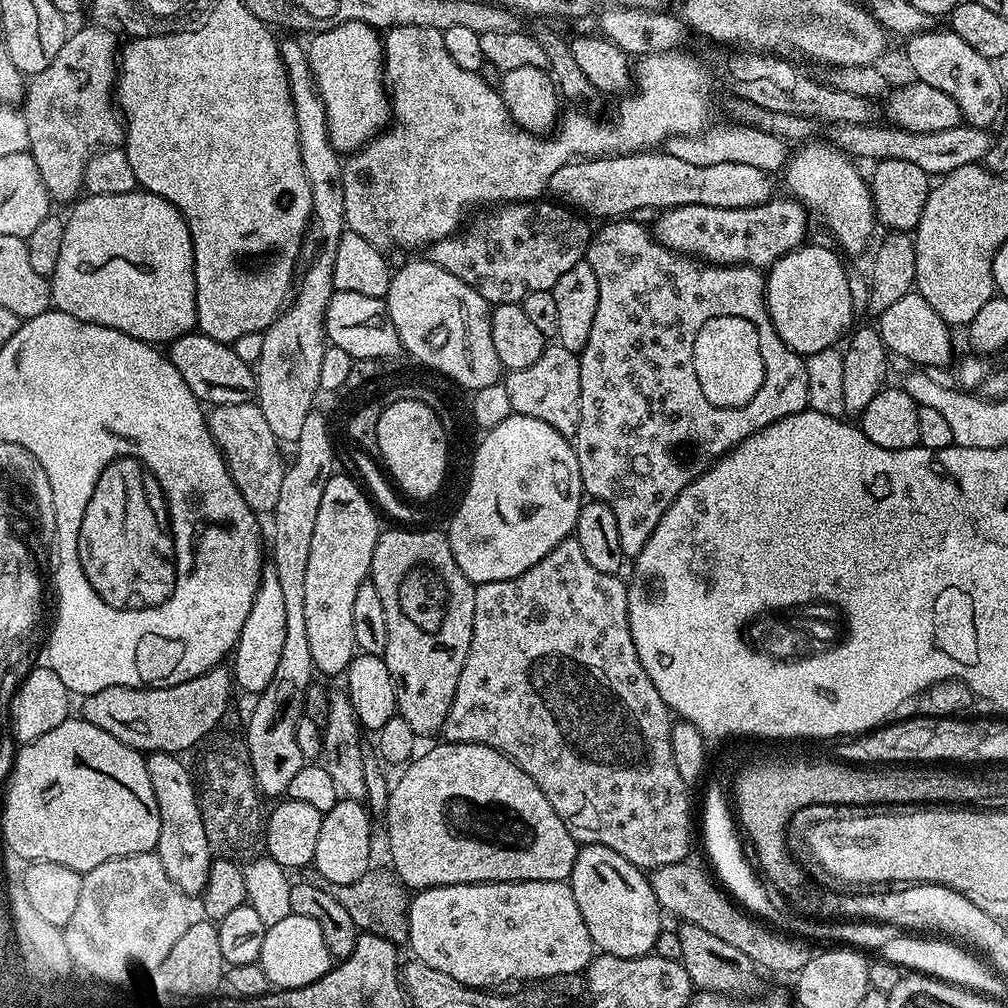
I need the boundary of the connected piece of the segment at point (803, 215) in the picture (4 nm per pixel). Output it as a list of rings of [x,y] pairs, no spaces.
[[[770,198],[765,204],[745,208],[687,204],[665,208],[654,227],[656,241],[671,252],[710,264],[748,264],[767,270],[778,258],[805,243],[810,213],[798,200]]]

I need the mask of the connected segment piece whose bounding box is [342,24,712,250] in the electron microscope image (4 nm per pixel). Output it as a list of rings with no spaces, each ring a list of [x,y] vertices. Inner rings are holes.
[[[397,24],[387,29],[383,37],[384,45],[384,83],[390,93],[390,123],[379,134],[372,137],[367,144],[356,149],[343,161],[344,173],[342,174],[342,206],[344,207],[344,222],[347,231],[354,234],[362,234],[366,242],[370,242],[381,250],[388,248],[420,248],[427,249],[428,245],[438,242],[442,238],[453,235],[461,227],[460,215],[467,208],[475,204],[488,204],[484,206],[499,206],[501,204],[519,204],[521,202],[535,202],[548,192],[548,183],[554,174],[562,166],[572,163],[577,158],[591,158],[593,156],[619,156],[630,152],[647,152],[656,150],[663,145],[664,140],[672,135],[692,136],[709,127],[708,111],[712,108],[712,100],[708,97],[708,91],[712,88],[712,80],[708,72],[692,56],[687,56],[681,50],[670,52],[649,52],[637,59],[634,64],[634,87],[623,97],[624,100],[616,108],[616,117],[613,120],[595,120],[584,112],[565,111],[559,117],[558,123],[551,134],[537,134],[526,132],[519,128],[506,106],[504,97],[497,89],[491,88],[482,80],[478,72],[462,70],[450,59],[446,51],[444,33],[427,28],[426,26],[406,26]]]

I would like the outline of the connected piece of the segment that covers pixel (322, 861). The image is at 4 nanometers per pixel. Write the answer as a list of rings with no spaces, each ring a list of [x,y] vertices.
[[[337,799],[336,805],[322,815],[322,831],[318,833],[318,846],[314,849],[312,864],[328,884],[349,884],[370,871],[372,860],[372,820],[361,801]]]

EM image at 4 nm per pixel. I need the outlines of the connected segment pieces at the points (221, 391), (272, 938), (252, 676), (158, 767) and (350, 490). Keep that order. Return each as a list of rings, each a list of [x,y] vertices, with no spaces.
[[[193,330],[167,345],[166,355],[174,370],[186,378],[186,386],[190,386],[201,404],[251,404],[256,398],[256,374],[253,365],[249,361],[247,364],[236,350],[231,344],[223,344]]]
[[[290,915],[274,926],[264,929],[262,938],[262,954],[258,961],[260,969],[266,974],[269,985],[273,989],[297,988],[306,986],[322,974],[332,969],[334,957],[326,950],[326,938],[322,938],[322,929],[314,918],[302,918]]]
[[[271,566],[265,567],[260,573],[260,585],[256,590],[256,597],[250,606],[250,612],[246,614],[246,622],[242,625],[242,634],[238,638],[234,655],[231,657],[230,671],[234,677],[234,684],[237,689],[251,694],[259,694],[270,686],[270,678],[274,678],[274,669],[278,667],[278,658],[282,658],[282,646],[286,638],[286,610],[282,589],[278,586],[278,574],[274,574]]]
[[[170,752],[147,753],[150,786],[154,786],[154,798],[158,798],[158,842],[156,856],[162,862],[170,878],[185,896],[196,898],[204,891],[208,870],[212,865],[214,853],[208,847],[206,830],[202,826],[200,798],[194,776],[188,773],[179,755]]]
[[[334,474],[330,478],[330,482],[326,482],[326,490],[322,490],[322,503],[318,506],[318,518],[314,521],[314,538],[310,541],[310,558],[306,561],[306,639],[310,642],[310,658],[312,659],[313,669],[319,675],[321,672],[324,676],[336,676],[339,672],[340,675],[347,673],[353,656],[357,655],[358,649],[354,642],[353,612],[351,609],[354,606],[354,597],[358,594],[358,586],[362,586],[369,579],[372,570],[372,559],[374,558],[374,546],[378,542],[382,531],[382,525],[380,525],[381,517],[378,515],[373,501],[370,499],[367,491],[355,479],[353,480],[348,476]]]

